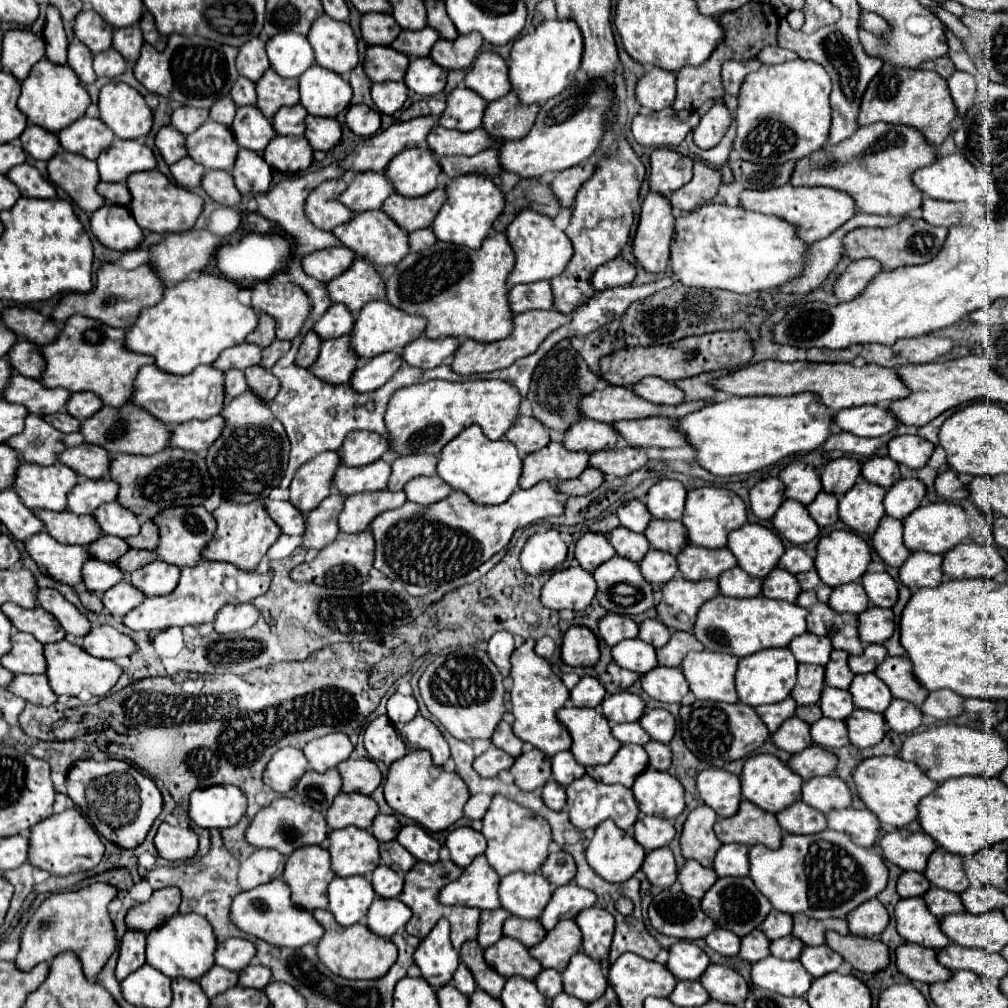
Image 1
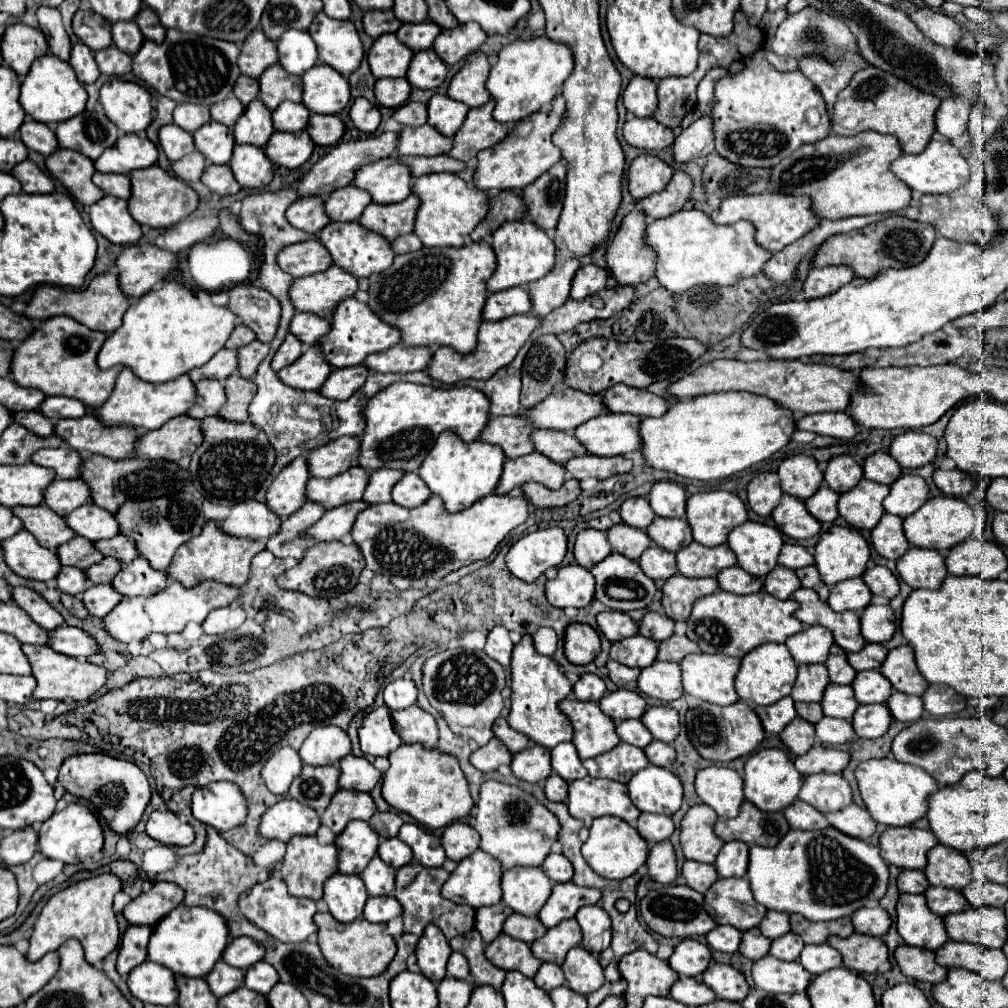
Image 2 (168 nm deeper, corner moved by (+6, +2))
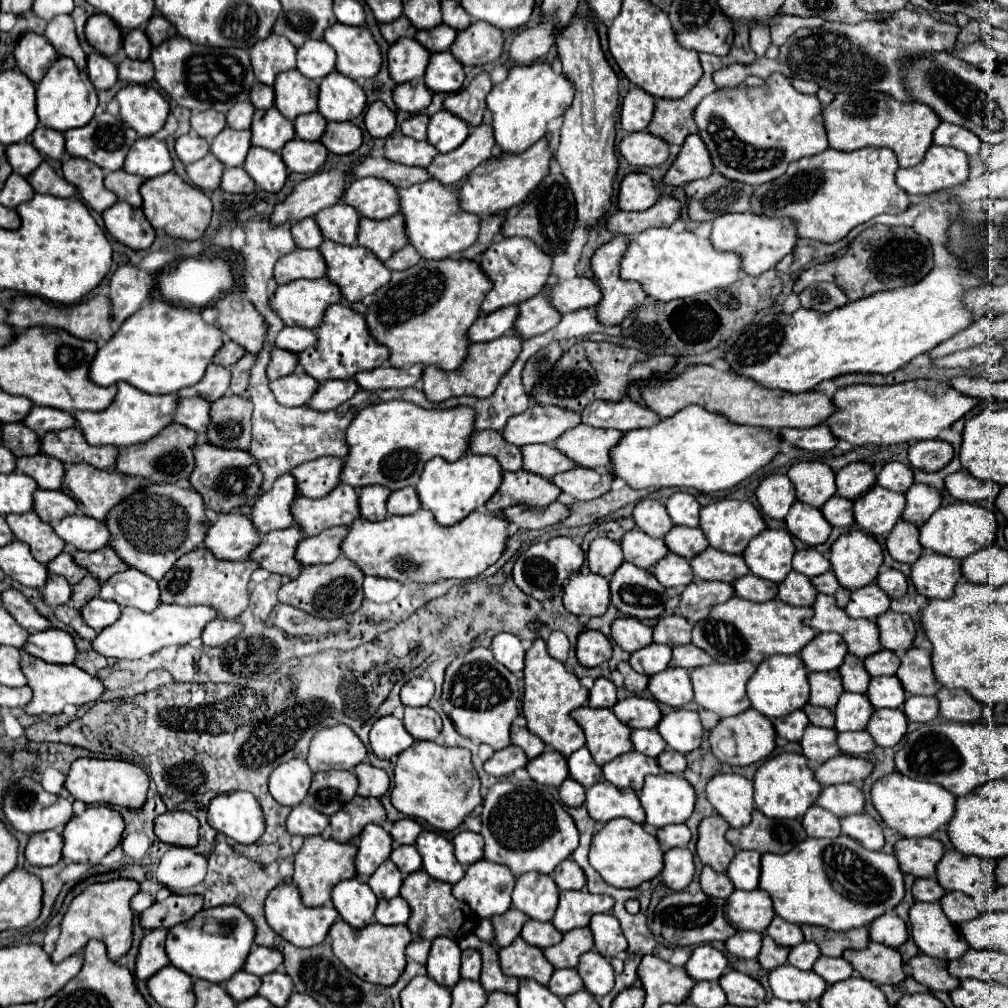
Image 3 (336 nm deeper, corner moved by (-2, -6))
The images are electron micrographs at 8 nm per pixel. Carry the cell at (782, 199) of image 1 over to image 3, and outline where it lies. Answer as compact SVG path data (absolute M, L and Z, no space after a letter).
M723 214L713 220L711 242L717 250L731 250L741 254L743 258L743 272L749 276L759 276L787 256L797 244L797 226L791 218L769 218L763 214Z

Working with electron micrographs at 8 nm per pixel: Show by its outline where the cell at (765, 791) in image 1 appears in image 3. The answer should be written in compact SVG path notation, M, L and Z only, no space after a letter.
M781 752L767 758L755 772L755 808L771 818L803 818L807 808L815 802L821 792L819 782L813 778L813 772L805 764L803 754Z

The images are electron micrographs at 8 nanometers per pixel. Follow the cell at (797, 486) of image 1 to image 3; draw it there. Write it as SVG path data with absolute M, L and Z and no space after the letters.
M797 462L787 472L795 484L797 500L821 508L835 494L835 474L823 462Z

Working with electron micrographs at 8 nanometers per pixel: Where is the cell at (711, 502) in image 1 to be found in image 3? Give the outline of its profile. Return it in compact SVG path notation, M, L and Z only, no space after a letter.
M719 500L701 508L701 530L709 546L741 554L749 540L765 530L765 522L751 502Z

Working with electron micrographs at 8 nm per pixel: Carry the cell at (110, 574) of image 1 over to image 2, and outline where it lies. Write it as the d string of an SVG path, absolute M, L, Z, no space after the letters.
M63 566L59 576L55 578L57 582L57 590L61 590L63 594L79 594L85 590L85 572L81 572L79 568L71 568L71 566Z

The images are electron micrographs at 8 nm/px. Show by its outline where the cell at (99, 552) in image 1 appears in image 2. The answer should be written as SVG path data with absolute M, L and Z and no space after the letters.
M73 536L69 542L57 548L59 562L63 566L75 566L79 570L87 570L89 566L97 564L103 556L93 548L91 542L83 540L83 536Z

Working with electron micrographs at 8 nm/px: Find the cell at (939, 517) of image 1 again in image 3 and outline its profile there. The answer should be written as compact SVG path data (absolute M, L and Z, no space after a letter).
M955 502L949 506L939 508L921 528L919 528L919 540L921 546L927 550L933 550L937 554L947 555L957 559L963 559L965 556L981 550L987 546L997 530L995 518L991 516L989 510L985 510L979 504L969 504L969 502Z

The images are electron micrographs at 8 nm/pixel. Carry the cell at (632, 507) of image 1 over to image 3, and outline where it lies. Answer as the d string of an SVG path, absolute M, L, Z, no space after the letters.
M641 500L633 510L633 520L637 528L647 530L653 538L663 538L673 528L665 506L657 500Z

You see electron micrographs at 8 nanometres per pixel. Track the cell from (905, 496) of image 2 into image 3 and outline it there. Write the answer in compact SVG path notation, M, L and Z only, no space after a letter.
M913 484L905 492L905 498L907 498L907 504L905 504L901 518L915 526L921 526L923 522L927 522L927 518L935 510L941 508L941 500L943 500L941 492L927 484Z

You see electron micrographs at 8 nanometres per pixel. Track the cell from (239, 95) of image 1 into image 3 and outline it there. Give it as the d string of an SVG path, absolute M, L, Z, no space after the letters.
M255 82L253 88L251 88L251 104L259 110L267 110L273 106L273 88L271 86L265 86L265 84L259 84Z

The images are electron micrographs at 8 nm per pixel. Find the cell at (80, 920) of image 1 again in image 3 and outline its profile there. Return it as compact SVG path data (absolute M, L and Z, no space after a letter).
M119 878L119 880L107 880L97 882L85 888L79 896L75 896L61 920L61 934L55 944L55 950L51 952L53 962L61 962L69 958L71 954L77 954L85 948L89 940L101 940L107 944L107 956L117 962L133 942L133 912L129 908L129 900L139 892L139 884L135 880Z

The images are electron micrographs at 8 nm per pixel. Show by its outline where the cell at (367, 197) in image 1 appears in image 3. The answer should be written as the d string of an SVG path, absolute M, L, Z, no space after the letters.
M339 202L335 206L329 206L317 212L315 220L327 240L333 240L339 244L357 244L361 214L353 206Z

